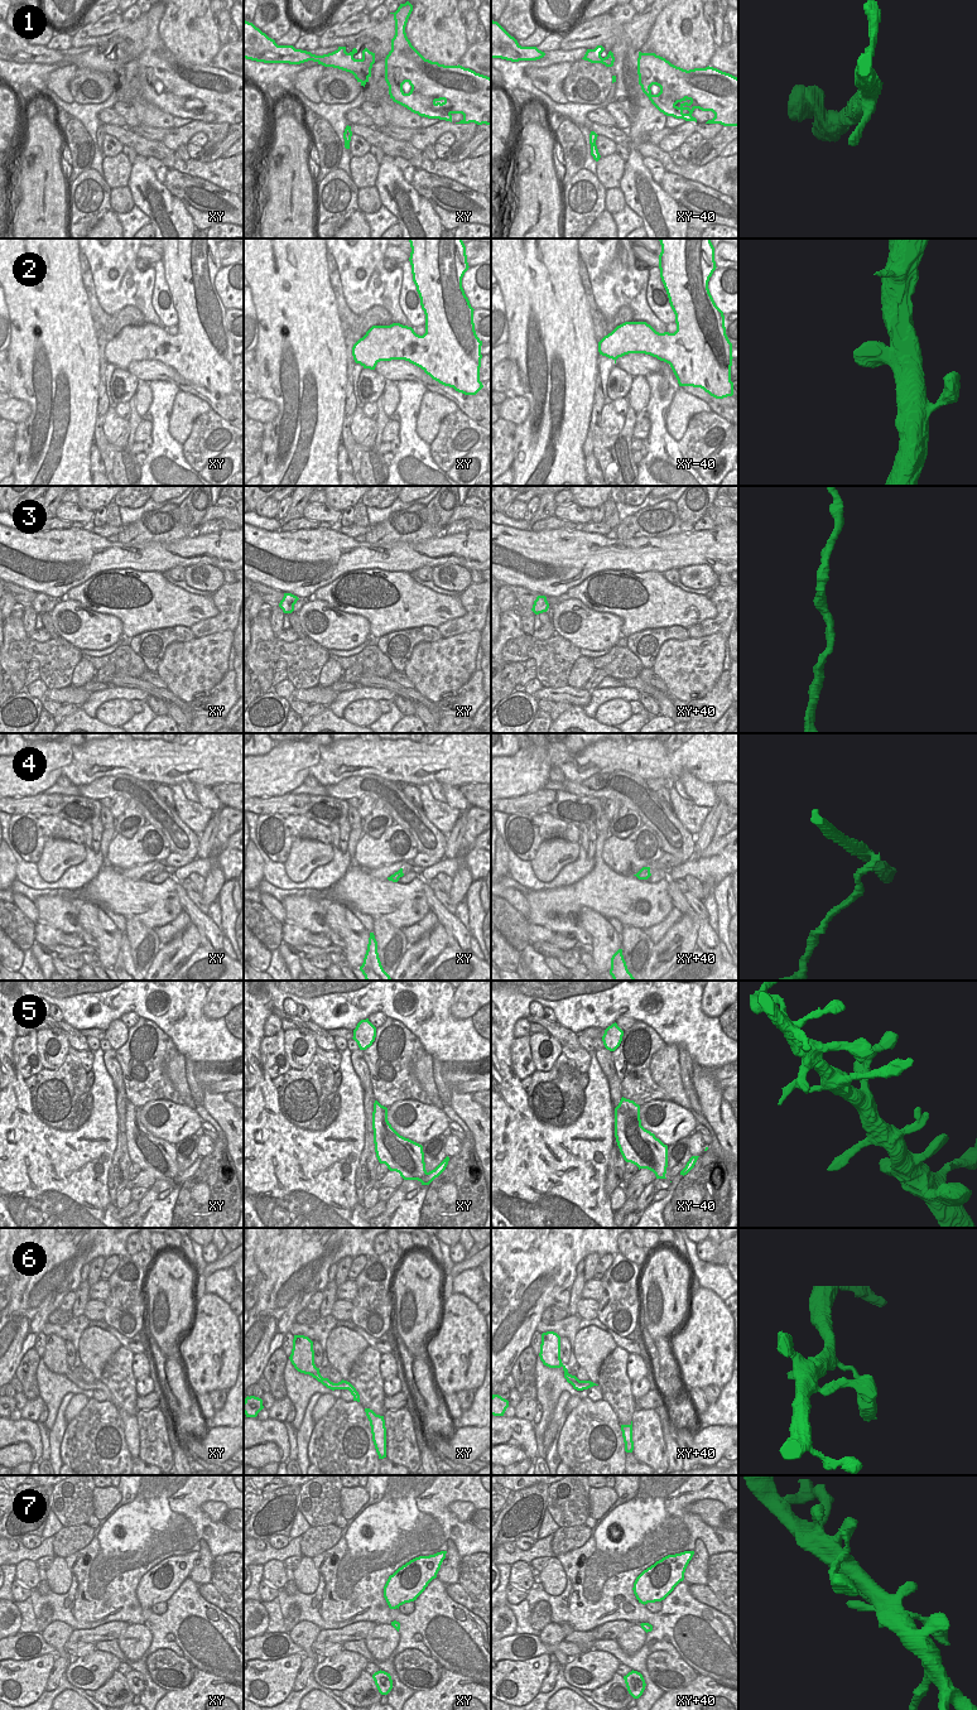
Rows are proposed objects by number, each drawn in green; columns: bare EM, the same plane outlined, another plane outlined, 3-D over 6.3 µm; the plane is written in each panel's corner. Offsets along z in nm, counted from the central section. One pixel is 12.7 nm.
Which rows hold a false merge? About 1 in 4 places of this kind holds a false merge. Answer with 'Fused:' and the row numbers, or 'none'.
Fused: 4.

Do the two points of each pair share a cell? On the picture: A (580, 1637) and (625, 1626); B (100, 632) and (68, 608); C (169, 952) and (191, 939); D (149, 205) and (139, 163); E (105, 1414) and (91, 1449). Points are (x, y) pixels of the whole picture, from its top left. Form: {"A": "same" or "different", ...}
{"A": "same", "B": "same", "C": "same", "D": "same", "E": "same"}

